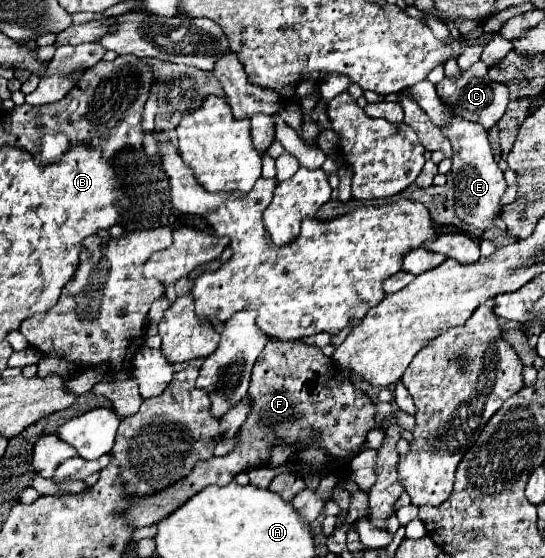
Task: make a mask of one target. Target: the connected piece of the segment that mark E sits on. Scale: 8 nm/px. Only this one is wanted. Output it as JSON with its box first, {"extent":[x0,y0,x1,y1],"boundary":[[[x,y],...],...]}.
{"extent":[441,101,507,231],"boundary":[[[443,101],[443,103],[447,105],[447,109],[451,113],[449,123],[443,125],[441,131],[451,141],[451,147],[453,147],[451,175],[453,175],[453,185],[457,185],[457,189],[455,189],[457,217],[475,229],[487,231],[487,229],[495,227],[495,217],[501,211],[499,199],[507,189],[507,183],[503,179],[503,171],[499,169],[499,165],[493,159],[487,131],[479,123],[471,123],[471,121],[465,121],[463,117],[457,117],[453,113],[453,107],[447,101]]]}

